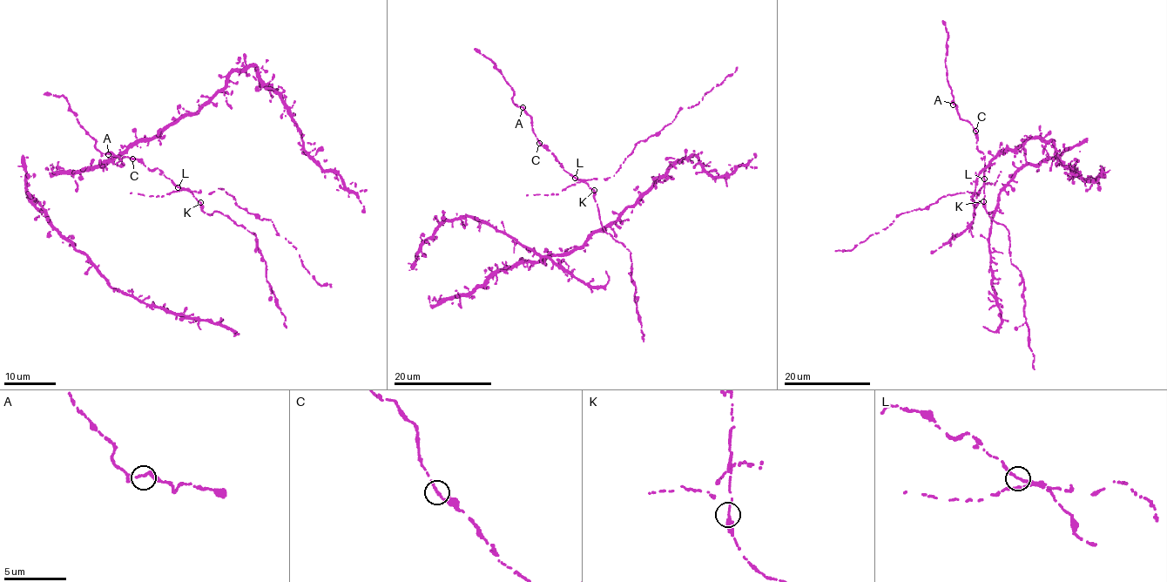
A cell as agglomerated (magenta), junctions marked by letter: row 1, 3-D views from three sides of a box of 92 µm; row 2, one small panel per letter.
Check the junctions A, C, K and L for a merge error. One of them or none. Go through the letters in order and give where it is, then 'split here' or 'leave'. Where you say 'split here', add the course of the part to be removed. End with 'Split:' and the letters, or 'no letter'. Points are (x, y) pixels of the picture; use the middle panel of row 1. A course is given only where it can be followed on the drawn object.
A: at (522, 107); leave
C: at (539, 143); leave
K: at (594, 190); leave
L: at (575, 178); split here; foreign part runs (576, 177), (605, 179), (613, 176), (635, 144), (662, 130), (681, 108), (696, 105), (704, 93), (737, 68)
Split: L

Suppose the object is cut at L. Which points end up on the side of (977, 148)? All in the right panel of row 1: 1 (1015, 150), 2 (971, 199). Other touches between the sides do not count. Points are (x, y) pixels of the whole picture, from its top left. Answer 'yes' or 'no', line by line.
1: yes
2: yes

